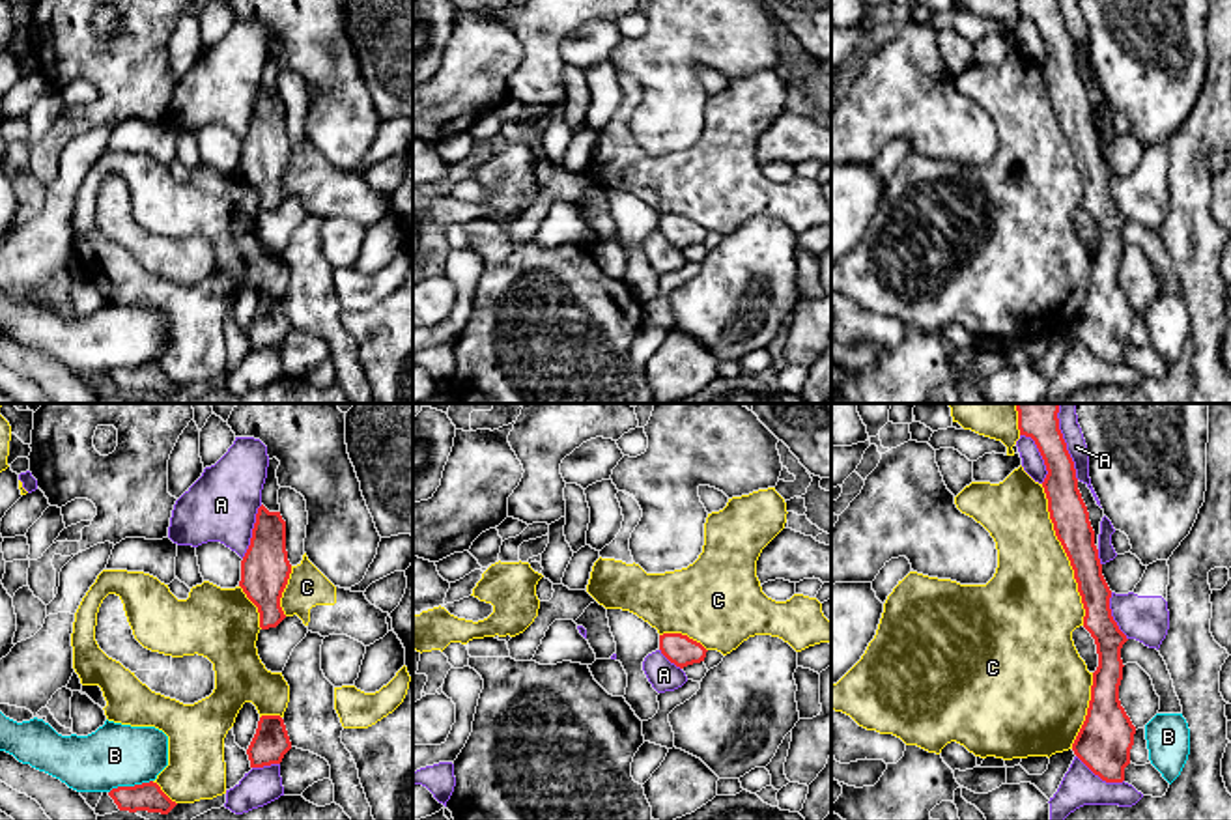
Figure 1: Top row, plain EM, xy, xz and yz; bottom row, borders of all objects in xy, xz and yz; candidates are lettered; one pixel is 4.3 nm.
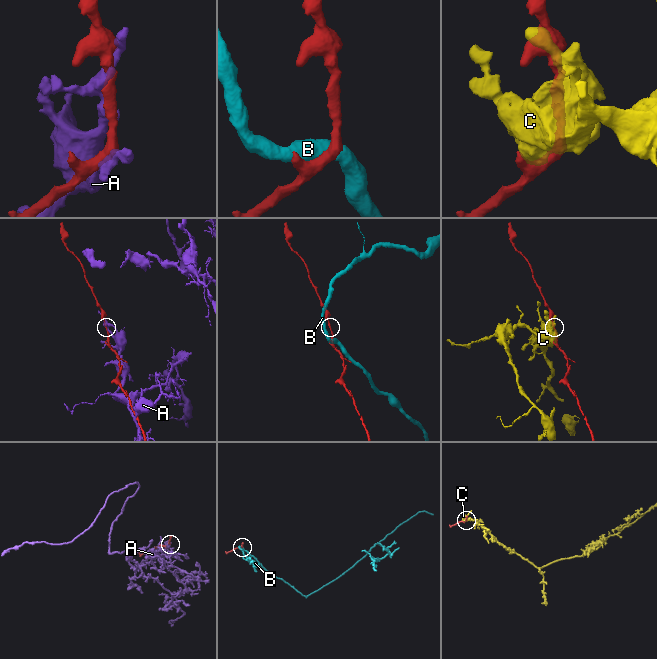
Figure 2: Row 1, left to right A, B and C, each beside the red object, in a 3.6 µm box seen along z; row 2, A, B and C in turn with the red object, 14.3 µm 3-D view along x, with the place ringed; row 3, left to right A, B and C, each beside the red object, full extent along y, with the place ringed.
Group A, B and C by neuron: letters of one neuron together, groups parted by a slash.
A / B / C

